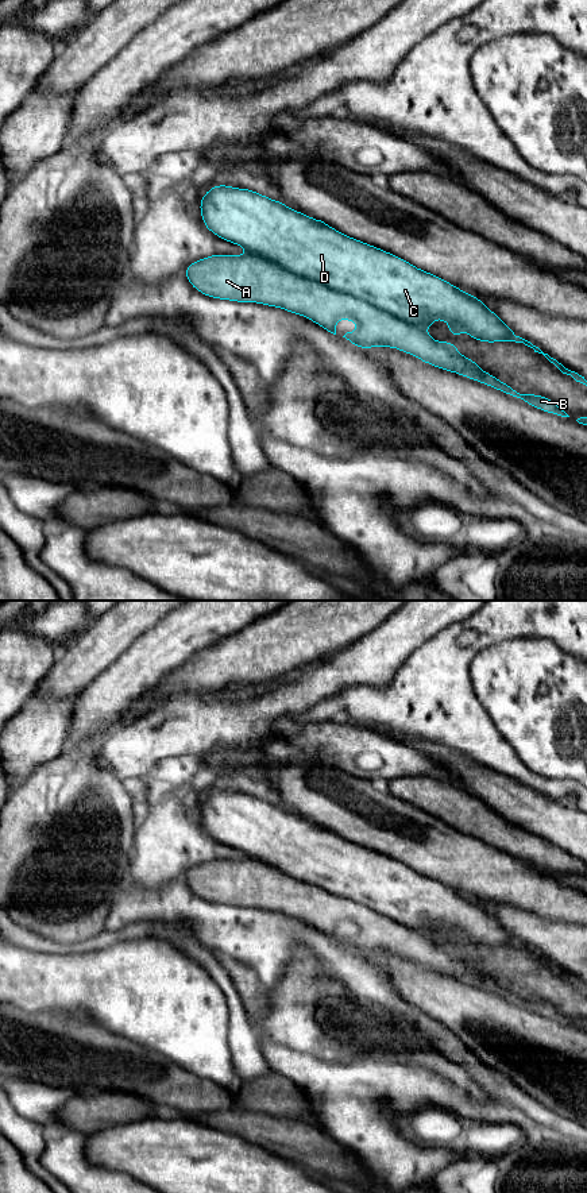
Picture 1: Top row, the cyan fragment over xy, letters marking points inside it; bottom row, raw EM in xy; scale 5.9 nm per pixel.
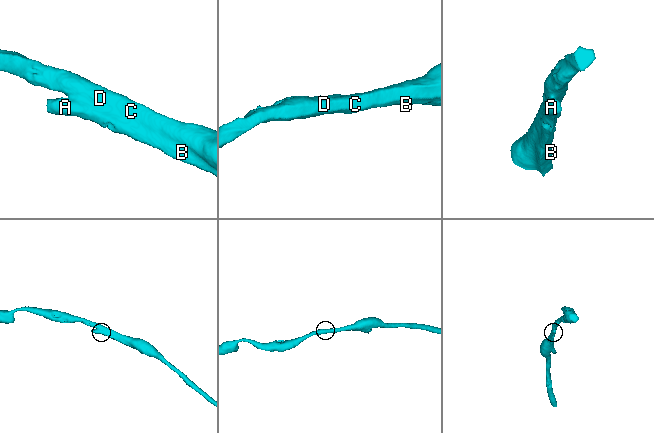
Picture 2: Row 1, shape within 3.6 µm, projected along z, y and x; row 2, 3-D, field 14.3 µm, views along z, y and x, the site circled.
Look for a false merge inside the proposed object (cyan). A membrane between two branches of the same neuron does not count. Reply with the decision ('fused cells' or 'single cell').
fused cells

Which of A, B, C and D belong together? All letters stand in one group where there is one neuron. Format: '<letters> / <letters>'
A B / C D

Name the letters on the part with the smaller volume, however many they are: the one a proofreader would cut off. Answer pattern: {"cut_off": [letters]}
{"cut_off": ["A", "B"]}

